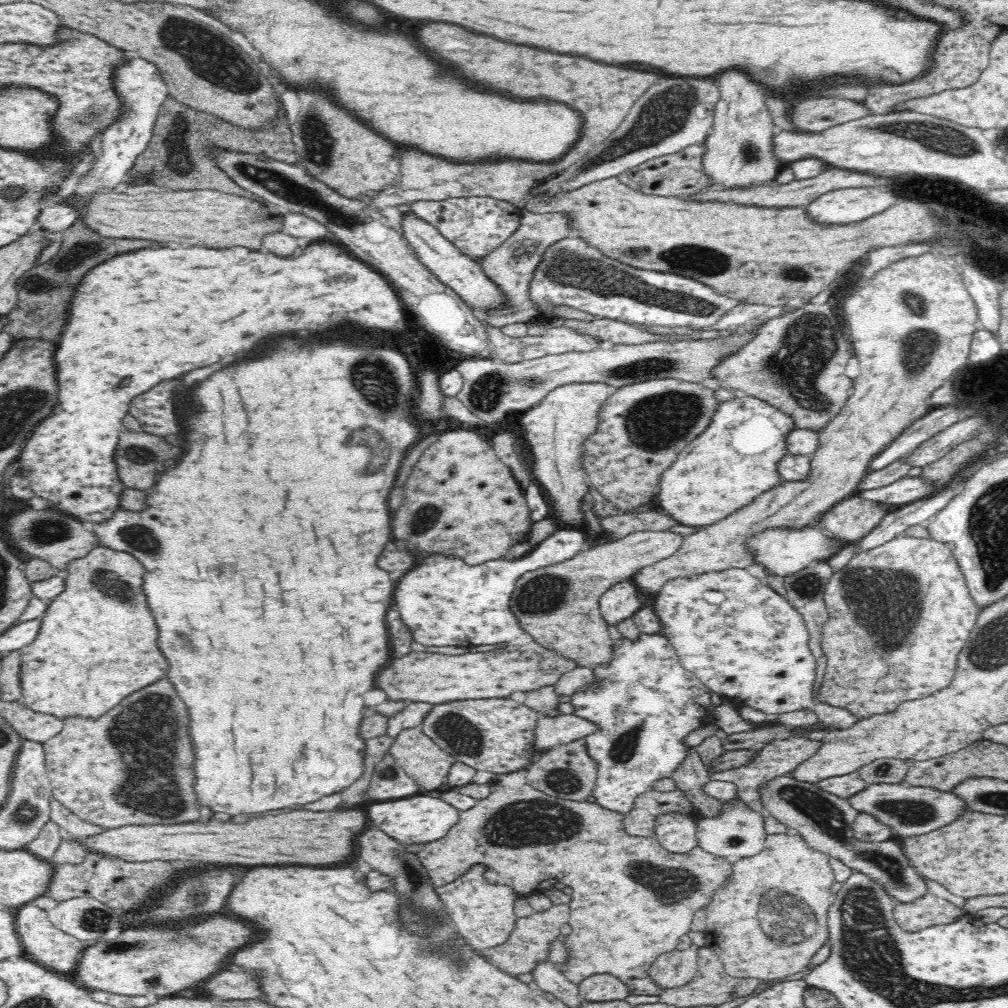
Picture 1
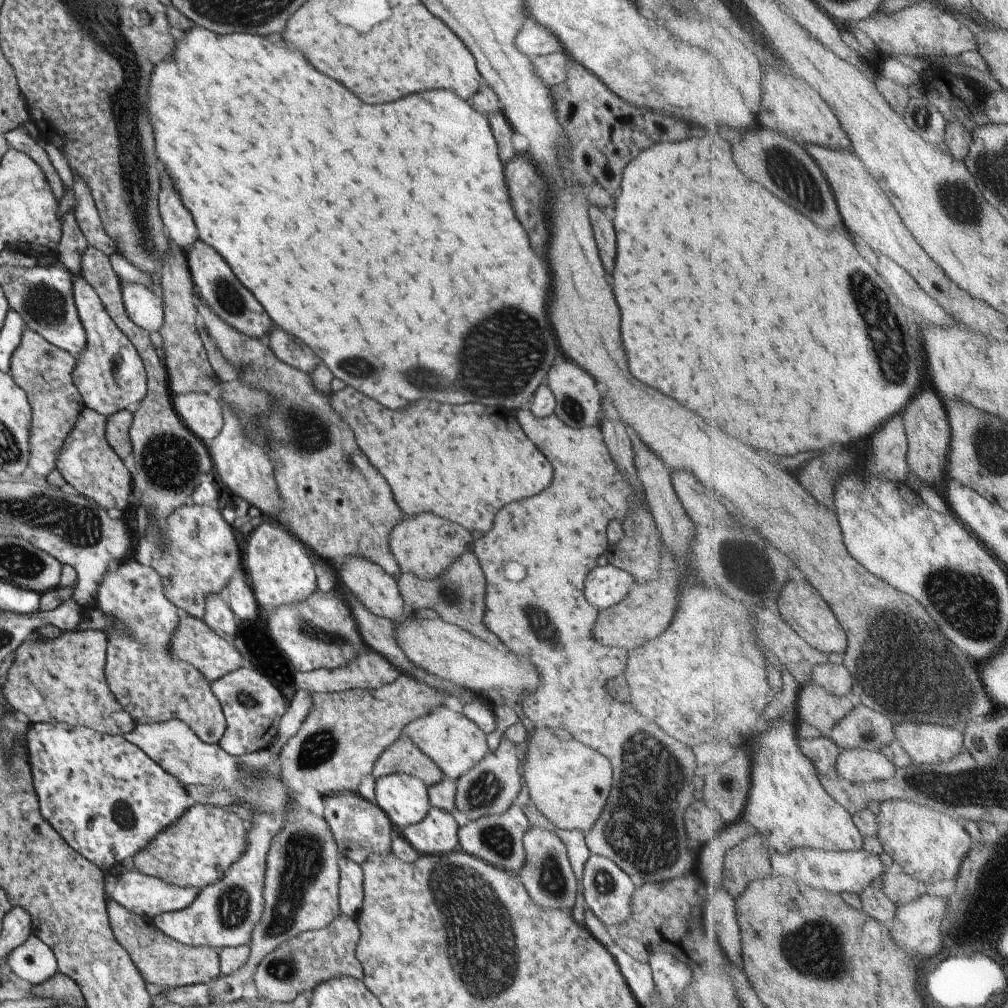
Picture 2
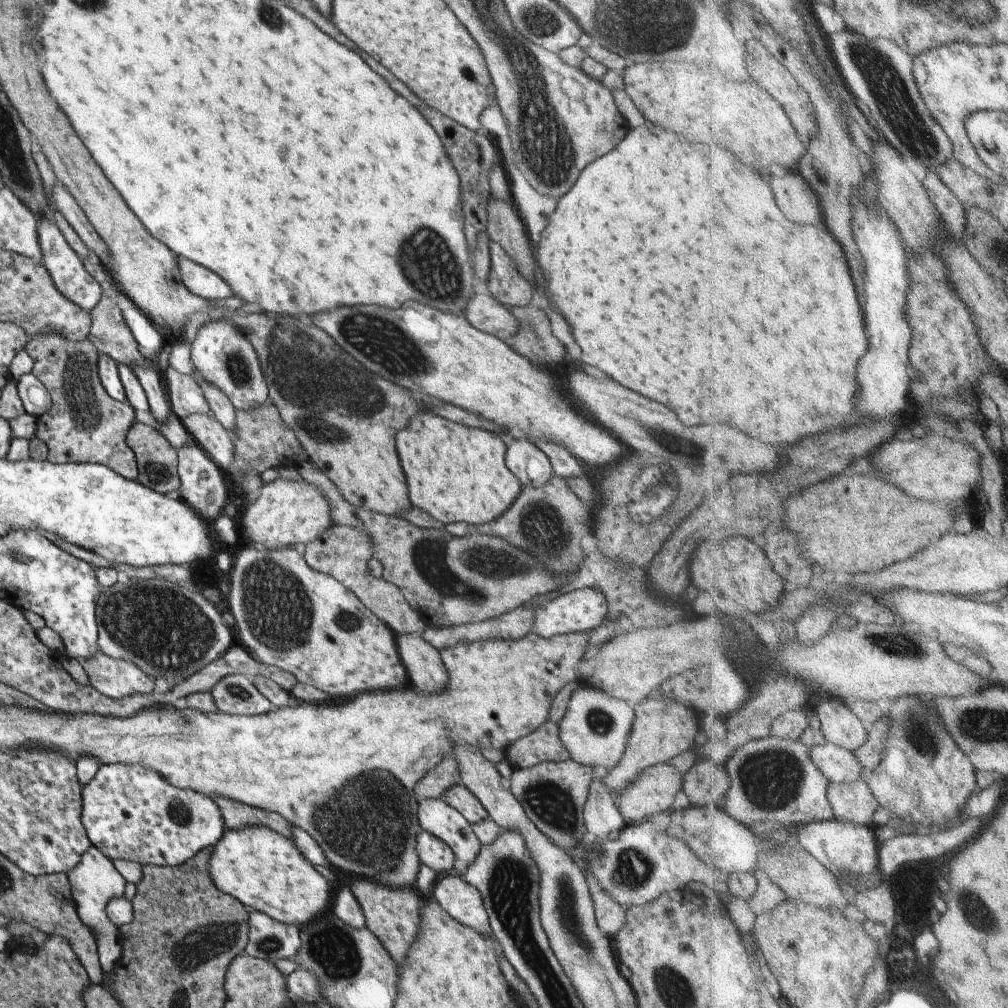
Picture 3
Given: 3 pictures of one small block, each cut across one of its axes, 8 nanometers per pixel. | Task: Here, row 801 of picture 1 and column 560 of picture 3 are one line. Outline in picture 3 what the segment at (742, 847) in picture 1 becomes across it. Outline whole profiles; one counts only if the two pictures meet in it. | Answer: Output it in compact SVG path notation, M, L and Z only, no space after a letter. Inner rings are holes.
M582 684L573 691L567 711L559 725L559 738L566 744L570 759L582 766L592 766L599 776L607 775L624 756L624 748L634 722L633 708L625 700Z

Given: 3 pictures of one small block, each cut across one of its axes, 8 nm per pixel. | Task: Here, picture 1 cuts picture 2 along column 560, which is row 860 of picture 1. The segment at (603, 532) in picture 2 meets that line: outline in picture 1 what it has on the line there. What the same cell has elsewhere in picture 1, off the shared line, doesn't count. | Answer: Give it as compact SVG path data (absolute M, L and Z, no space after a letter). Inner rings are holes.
M526 770L518 772L510 772L510 774L502 774L500 776L500 784L494 786L491 794L484 798L477 800L476 806L470 808L470 810L459 811L458 822L450 828L448 835L444 836L441 840L436 840L432 843L426 843L422 850L418 852L418 859L426 868L426 873L432 879L434 886L440 887L444 884L454 882L458 876L462 876L466 870L470 870L472 866L476 864L484 864L485 879L490 884L502 884L512 887L516 893L520 896L526 894L526 892L534 892L534 890L540 890L539 886L542 886L544 882L564 882L566 886L572 886L571 901L568 904L570 907L570 918L568 924L571 926L572 931L568 934L563 942L569 952L569 959L565 965L559 966L559 969L564 973L570 982L579 985L585 978L594 975L612 975L624 981L630 994L645 994L646 996L658 996L662 992L660 988L648 974L650 965L661 955L672 948L676 949L676 944L680 940L682 934L690 932L690 924L692 924L692 918L696 914L696 910L703 911L710 900L712 900L712 894L716 890L726 886L730 874L732 874L732 860L724 857L716 856L702 850L702 848L696 846L692 850L685 852L684 854L674 854L667 851L664 846L660 845L654 837L634 837L627 834L623 827L624 814L619 812L612 812L607 808L602 808L599 804L593 802L592 799L584 801L572 801L562 798L554 798L548 796L539 790L536 790L533 786L528 784L528 775Z

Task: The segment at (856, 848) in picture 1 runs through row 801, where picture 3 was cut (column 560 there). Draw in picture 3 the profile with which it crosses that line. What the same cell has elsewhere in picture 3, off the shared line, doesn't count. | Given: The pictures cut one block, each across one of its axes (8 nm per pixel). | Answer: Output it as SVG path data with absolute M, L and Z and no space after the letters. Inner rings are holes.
M575 760L541 762L523 769L513 769L509 784L512 794L520 802L526 818L558 848L572 853L574 848L584 844L588 830L584 824L584 805L592 780L599 775L592 766L582 766Z

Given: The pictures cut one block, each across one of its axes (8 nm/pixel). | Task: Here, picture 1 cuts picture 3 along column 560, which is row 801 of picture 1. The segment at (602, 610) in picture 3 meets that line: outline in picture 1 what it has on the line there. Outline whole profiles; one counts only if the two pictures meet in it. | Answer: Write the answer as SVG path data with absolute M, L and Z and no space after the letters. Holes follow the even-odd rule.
M641 633L638 640L623 638L620 644L612 644L612 660L592 667L592 671L594 682L588 684L586 691L575 693L570 702L574 705L574 715L598 725L594 734L582 738L588 755L598 764L591 799L602 808L627 815L636 797L652 790L653 782L672 776L690 750L682 740L696 728L712 721L715 705L710 690L696 675L682 667L676 649L662 634Z

